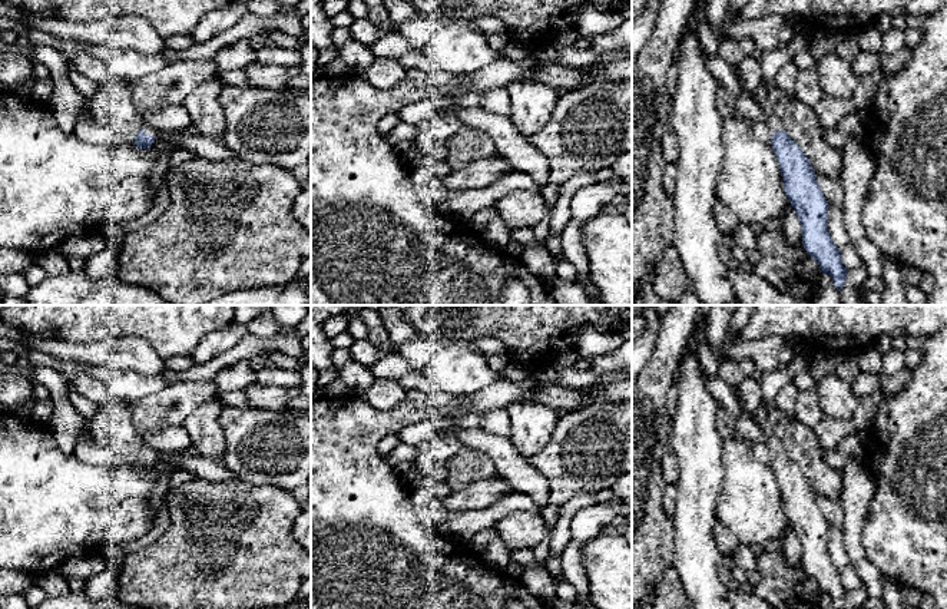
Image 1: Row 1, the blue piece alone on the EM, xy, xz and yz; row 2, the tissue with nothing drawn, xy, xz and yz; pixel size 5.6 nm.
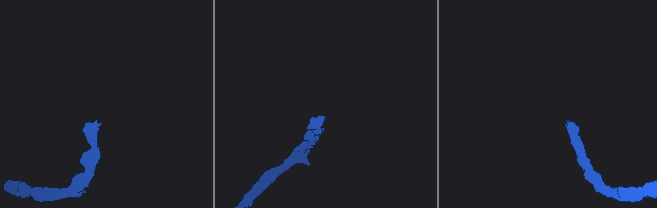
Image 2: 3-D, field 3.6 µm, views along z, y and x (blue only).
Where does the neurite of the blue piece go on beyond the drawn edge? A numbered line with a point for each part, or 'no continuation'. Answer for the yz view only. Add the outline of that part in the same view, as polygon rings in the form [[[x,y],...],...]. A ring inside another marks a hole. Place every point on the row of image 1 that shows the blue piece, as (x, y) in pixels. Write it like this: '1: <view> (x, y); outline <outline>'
1: yz (760, 95); outline [[[761,80],[758,87],[751,93],[754,102],[764,110],[765,113],[765,123],[774,135],[777,130],[785,130],[781,119],[775,115],[774,107],[769,102],[766,82]]]

